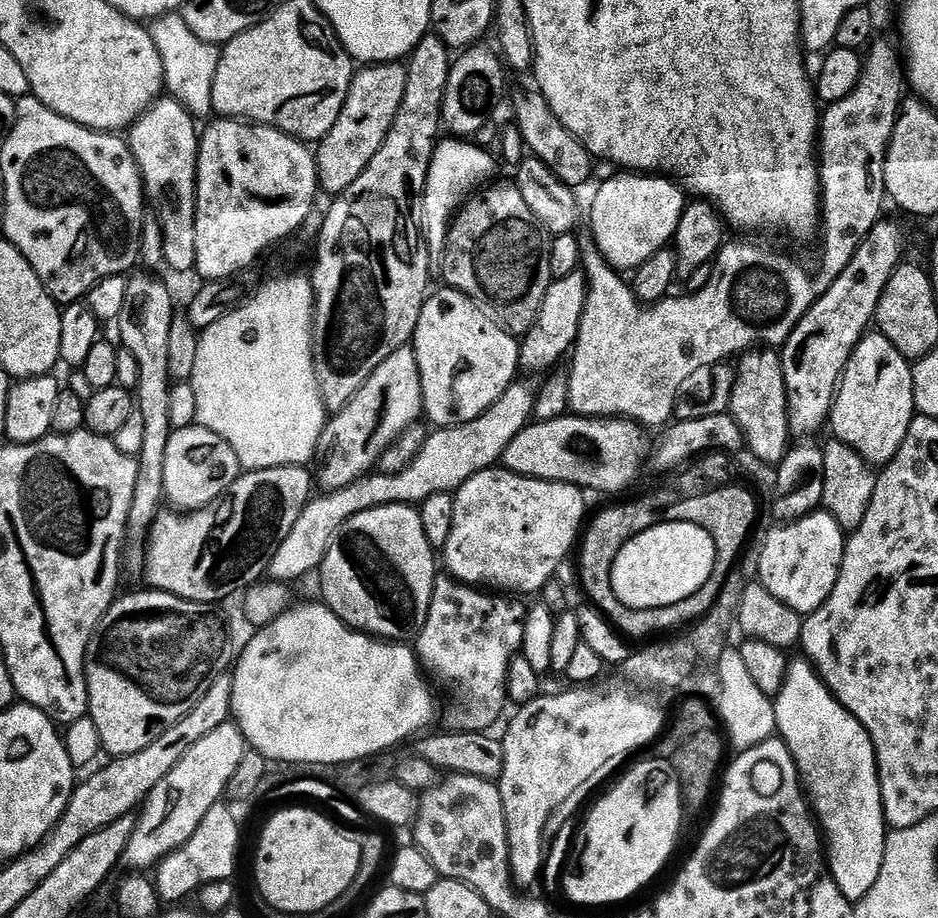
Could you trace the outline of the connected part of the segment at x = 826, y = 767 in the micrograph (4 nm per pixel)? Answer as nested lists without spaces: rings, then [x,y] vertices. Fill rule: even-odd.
[[[793,659],[789,663],[784,685],[774,697],[776,732],[796,760],[800,783],[826,841],[828,870],[838,890],[842,890],[846,899],[855,902],[870,894],[874,882],[878,882],[878,874],[884,861],[886,821],[880,793],[880,775],[876,769],[876,747],[872,744],[870,734],[839,704],[831,690],[826,687],[820,673],[807,659],[799,659]]]

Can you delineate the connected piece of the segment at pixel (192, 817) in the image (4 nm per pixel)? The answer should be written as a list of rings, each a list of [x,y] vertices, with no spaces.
[[[235,722],[218,726],[218,730],[210,730],[210,734],[206,734],[206,738],[202,738],[202,742],[194,742],[194,746],[190,746],[190,750],[186,750],[186,758],[182,758],[182,762],[178,762],[178,766],[174,766],[174,770],[170,770],[170,774],[166,774],[166,778],[162,778],[162,782],[158,782],[158,786],[154,786],[154,790],[144,801],[142,811],[138,816],[136,830],[124,851],[123,863],[129,864],[132,867],[129,869],[132,870],[148,870],[144,868],[152,870],[170,853],[176,852],[186,842],[190,842],[194,830],[198,830],[198,826],[202,826],[202,818],[206,818],[206,814],[210,814],[212,807],[221,803],[223,796],[220,795],[225,795],[228,792],[228,783],[234,778],[245,751],[244,733],[241,732],[240,725]]]

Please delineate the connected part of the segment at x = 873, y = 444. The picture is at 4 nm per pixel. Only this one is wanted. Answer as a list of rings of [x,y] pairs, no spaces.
[[[865,335],[852,351],[852,357],[849,358],[848,365],[844,367],[843,376],[840,377],[836,399],[832,401],[830,413],[831,435],[841,440],[843,444],[849,444],[869,464],[873,466],[887,464],[898,454],[902,442],[908,437],[912,419],[918,415],[914,398],[913,375],[913,365],[905,360],[902,354],[898,354],[898,350],[894,350],[894,346],[885,336]]]

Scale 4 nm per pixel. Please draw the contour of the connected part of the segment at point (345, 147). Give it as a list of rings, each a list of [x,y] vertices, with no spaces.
[[[389,62],[361,67],[353,75],[342,114],[338,114],[338,122],[334,122],[331,130],[319,141],[316,152],[320,186],[325,193],[343,194],[370,167],[374,154],[378,154],[382,142],[386,142],[386,134],[390,134],[390,126],[394,126],[398,106],[402,106],[407,73],[403,63]]]

